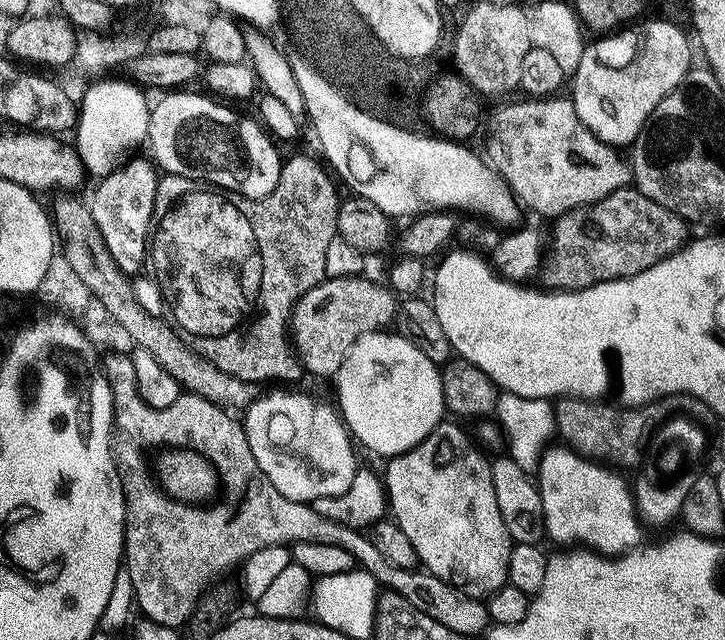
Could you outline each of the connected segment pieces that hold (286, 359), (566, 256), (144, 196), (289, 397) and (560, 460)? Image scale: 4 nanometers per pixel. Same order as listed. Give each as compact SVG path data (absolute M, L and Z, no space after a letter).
M310 156L289 159L279 176L274 194L265 200L251 201L250 215L264 259L258 311L247 325L249 328L245 336L235 331L217 340L205 340L202 344L204 358L218 370L241 382L267 386L275 380L296 380L305 375L305 365L290 339L292 315L297 300L328 279L326 253L340 230L338 222L332 218L339 213L339 201L332 200L327 208L324 206L330 194L329 171L319 162Z
M615 195L561 217L552 261L547 261L542 272L545 285L561 292L581 292L615 280L629 280L683 252L690 240L689 221L653 200L641 197L639 203L640 207L623 204Z
M148 158L134 160L105 177L93 198L90 207L94 220L102 236L123 273L135 276L148 256L150 235L155 219L157 186L160 172L155 163Z
M274 392L270 396L264 394L250 405L242 423L260 473L286 498L299 504L315 505L317 500L341 496L350 490L350 486L354 486L358 471L356 452L352 449L354 440L342 423L339 411L333 405L331 408L326 401L315 400L304 392Z
M567 446L561 448L549 447L541 455L538 467L538 487L544 515L542 524L548 527L548 536L556 544L561 544L564 550L574 546L583 546L585 549L601 556L609 558L620 558L629 550L639 549L645 543L642 519L637 511L637 501L634 495L634 488L631 483L624 481L616 472L603 468L595 459L585 458Z

